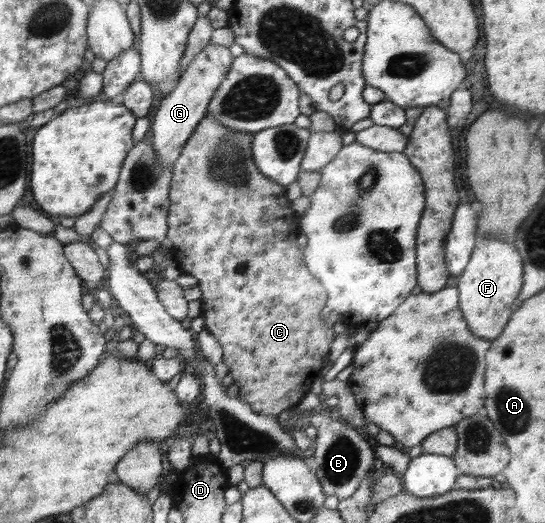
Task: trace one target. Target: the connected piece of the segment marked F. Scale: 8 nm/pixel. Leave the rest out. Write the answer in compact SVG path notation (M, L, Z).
M475 237L476 244L467 267L454 280L458 288L458 300L462 316L471 332L484 339L497 339L515 312L521 284L525 283L525 268L521 254L511 241L499 237Z

